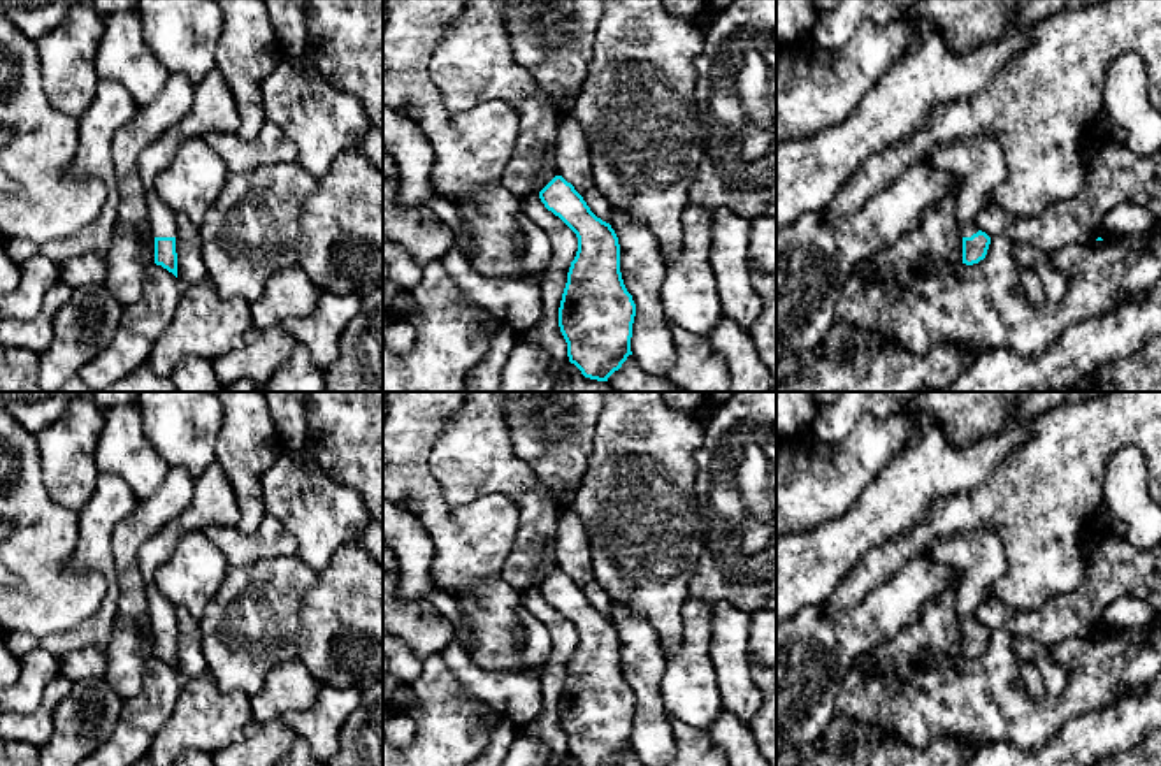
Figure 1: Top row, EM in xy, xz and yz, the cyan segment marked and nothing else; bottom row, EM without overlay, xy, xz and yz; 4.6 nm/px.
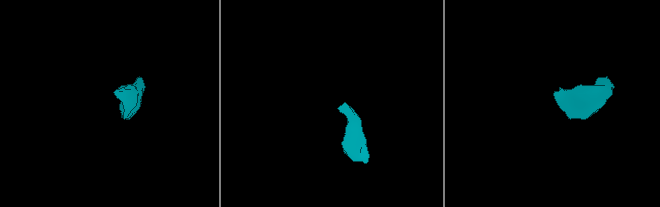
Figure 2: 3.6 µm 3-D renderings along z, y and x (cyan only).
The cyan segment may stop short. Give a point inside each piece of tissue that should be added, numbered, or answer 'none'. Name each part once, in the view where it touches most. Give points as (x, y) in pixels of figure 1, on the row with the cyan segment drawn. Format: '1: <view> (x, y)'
1: xy (213, 109)

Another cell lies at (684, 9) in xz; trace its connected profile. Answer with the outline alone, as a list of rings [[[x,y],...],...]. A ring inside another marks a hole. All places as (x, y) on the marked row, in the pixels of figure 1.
[[[662,0],[667,12],[678,19],[699,21],[704,0]]]

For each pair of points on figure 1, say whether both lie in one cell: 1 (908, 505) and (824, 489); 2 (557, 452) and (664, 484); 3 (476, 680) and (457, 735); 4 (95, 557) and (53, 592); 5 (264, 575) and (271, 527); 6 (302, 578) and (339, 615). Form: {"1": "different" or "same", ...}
{"1": "different", "2": "different", "3": "different", "4": "different", "5": "different", "6": "different"}

